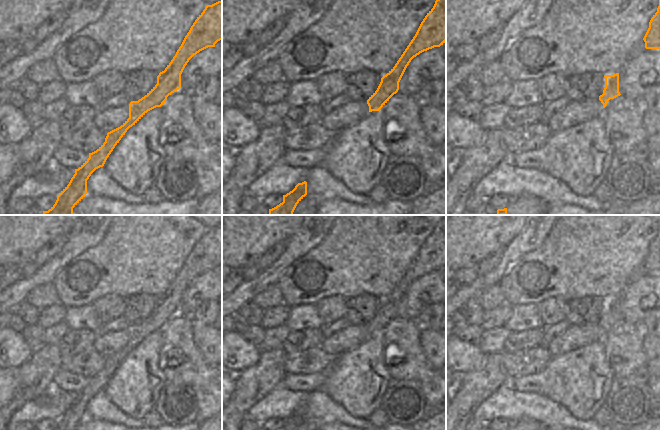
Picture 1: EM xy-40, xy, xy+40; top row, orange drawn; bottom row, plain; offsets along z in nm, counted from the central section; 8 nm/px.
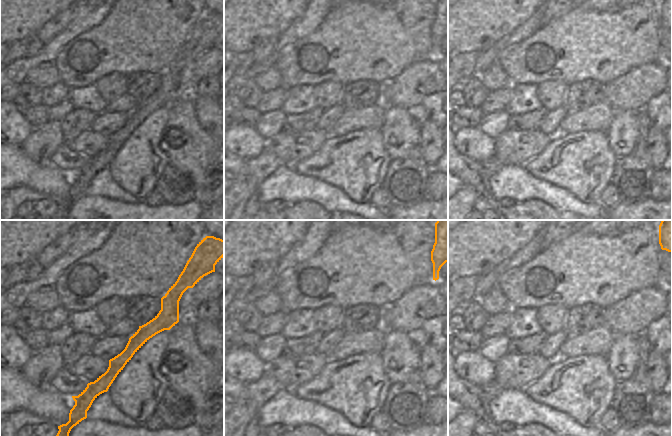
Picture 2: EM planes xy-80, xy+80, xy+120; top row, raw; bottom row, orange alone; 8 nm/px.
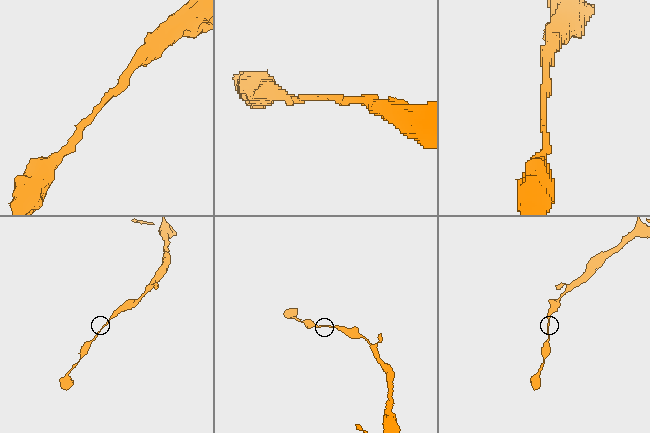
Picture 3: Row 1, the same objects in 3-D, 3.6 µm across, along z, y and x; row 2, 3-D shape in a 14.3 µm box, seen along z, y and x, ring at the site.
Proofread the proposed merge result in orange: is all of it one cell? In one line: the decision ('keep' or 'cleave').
keep

